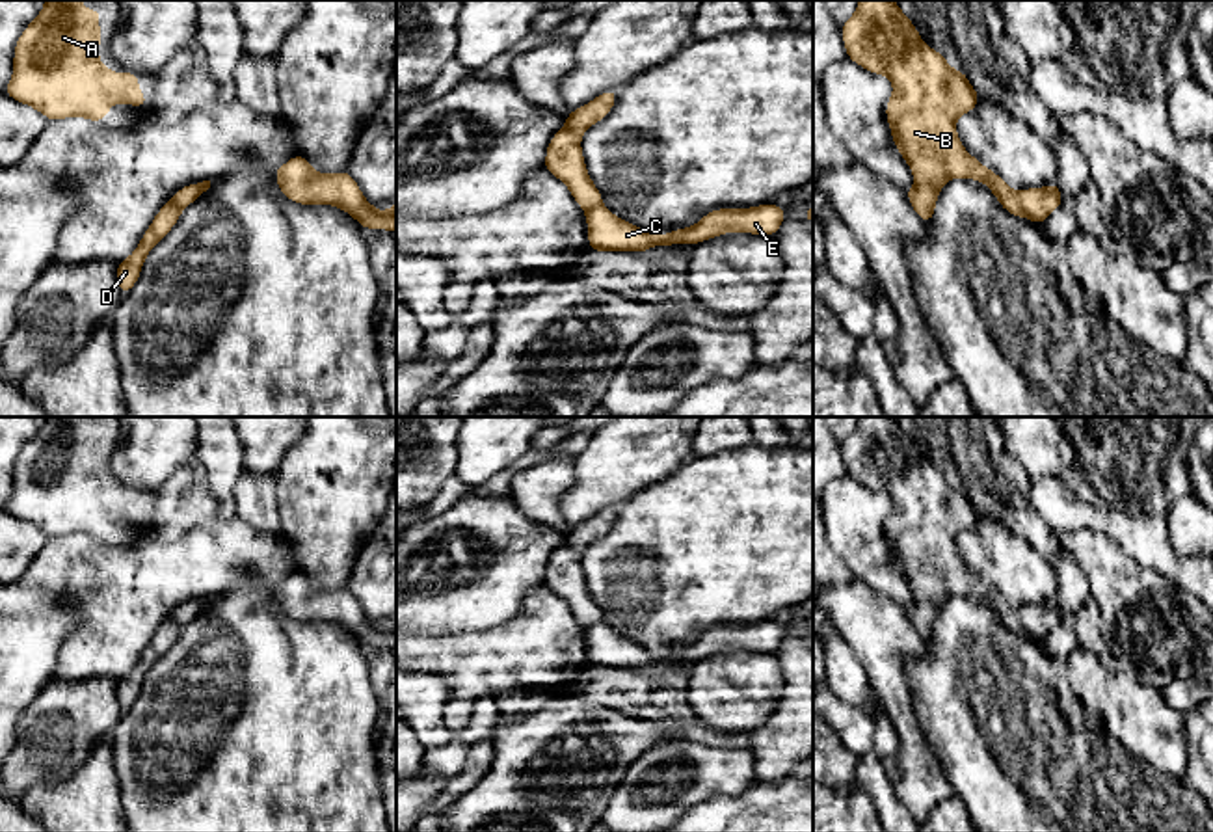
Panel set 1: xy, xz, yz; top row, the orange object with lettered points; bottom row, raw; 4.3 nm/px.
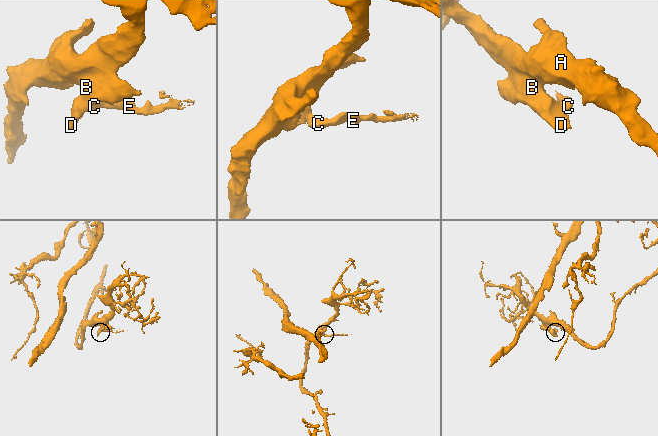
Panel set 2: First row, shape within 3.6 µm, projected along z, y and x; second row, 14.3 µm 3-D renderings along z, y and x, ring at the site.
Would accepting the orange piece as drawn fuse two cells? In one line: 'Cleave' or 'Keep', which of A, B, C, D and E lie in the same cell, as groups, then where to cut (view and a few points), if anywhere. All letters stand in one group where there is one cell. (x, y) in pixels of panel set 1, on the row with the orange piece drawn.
Cleave. Groups: A B D / C E. Split along yz (1016, 192), (1027, 216)

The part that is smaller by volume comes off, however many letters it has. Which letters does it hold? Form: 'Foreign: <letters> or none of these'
Foreign: C, E

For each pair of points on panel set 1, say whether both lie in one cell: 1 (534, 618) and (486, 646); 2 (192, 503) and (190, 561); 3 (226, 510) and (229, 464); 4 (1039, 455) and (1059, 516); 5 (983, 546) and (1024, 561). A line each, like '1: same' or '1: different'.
1: same
2: different
3: same
4: different
5: same

